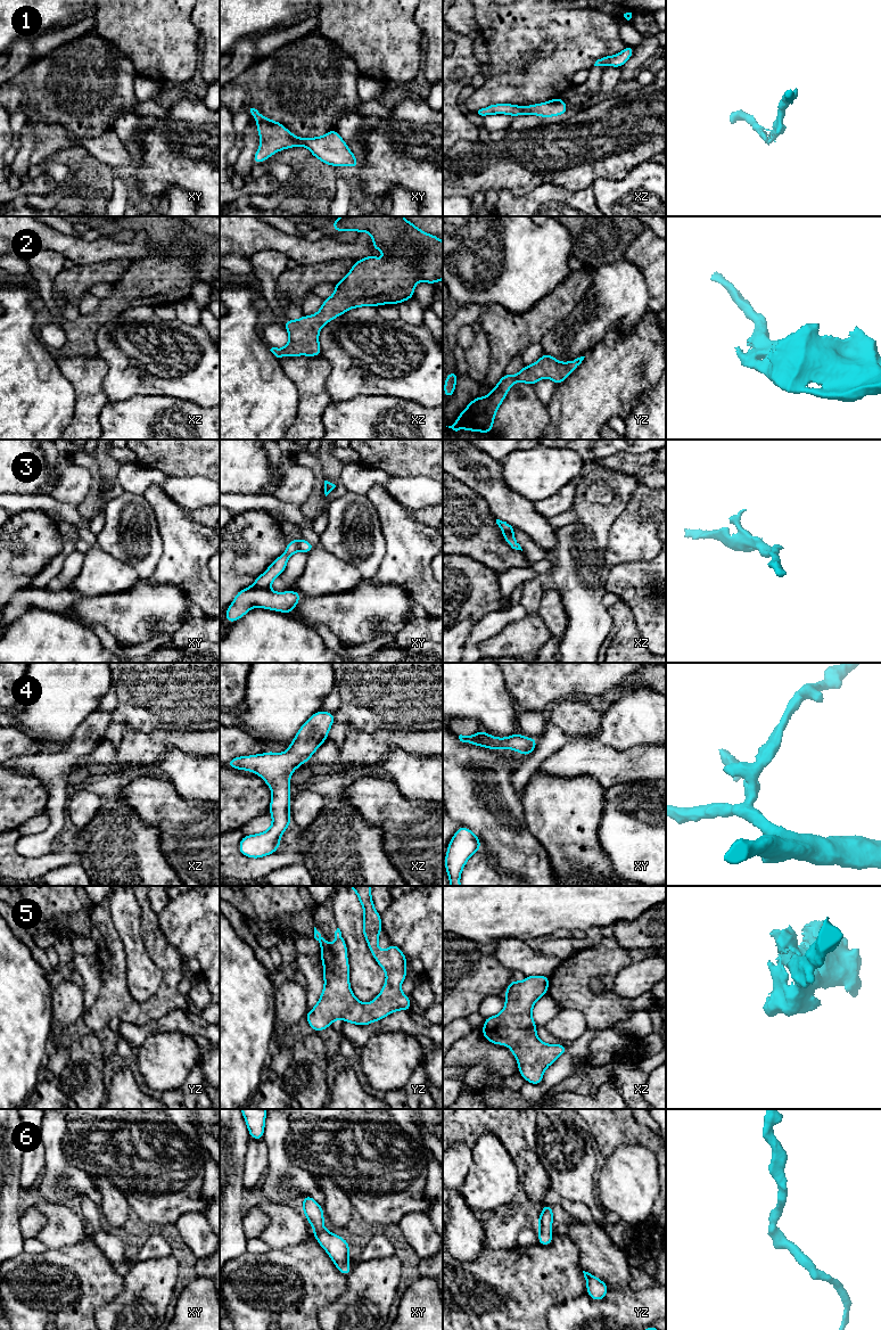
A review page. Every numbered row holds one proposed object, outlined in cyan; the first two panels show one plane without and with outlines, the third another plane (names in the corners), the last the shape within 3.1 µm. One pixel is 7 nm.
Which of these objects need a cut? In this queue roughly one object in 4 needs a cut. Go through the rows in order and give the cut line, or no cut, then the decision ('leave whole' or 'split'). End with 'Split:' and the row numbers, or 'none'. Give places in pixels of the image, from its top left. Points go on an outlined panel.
1: no cut; leave whole
2: no cut; leave whole
3: no cut; leave whole
4: no cut; leave whole
5: no cut; leave whole
6: no cut; leave whole
Split: none

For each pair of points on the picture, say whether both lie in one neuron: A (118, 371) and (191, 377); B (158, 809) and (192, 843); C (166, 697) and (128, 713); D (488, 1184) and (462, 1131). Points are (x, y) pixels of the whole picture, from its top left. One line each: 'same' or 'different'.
A: same
B: same
C: same
D: different

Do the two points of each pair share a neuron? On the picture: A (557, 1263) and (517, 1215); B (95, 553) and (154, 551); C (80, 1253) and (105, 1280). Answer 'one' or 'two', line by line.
A: two
B: two
C: one

